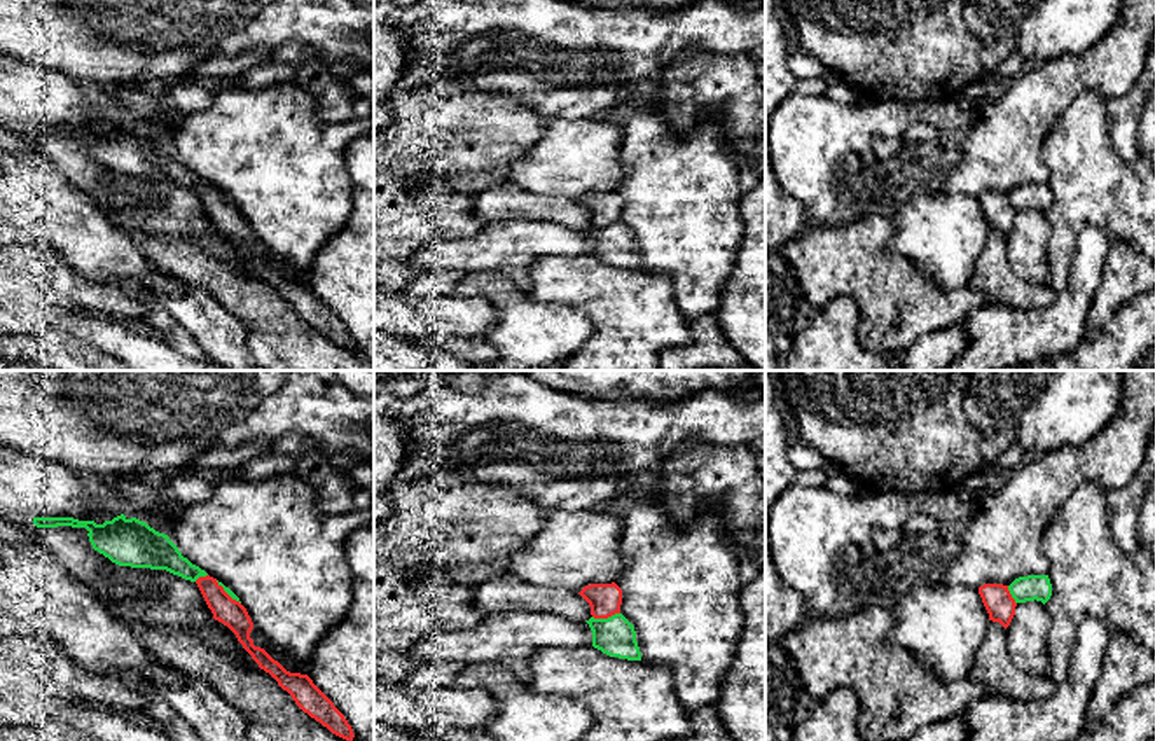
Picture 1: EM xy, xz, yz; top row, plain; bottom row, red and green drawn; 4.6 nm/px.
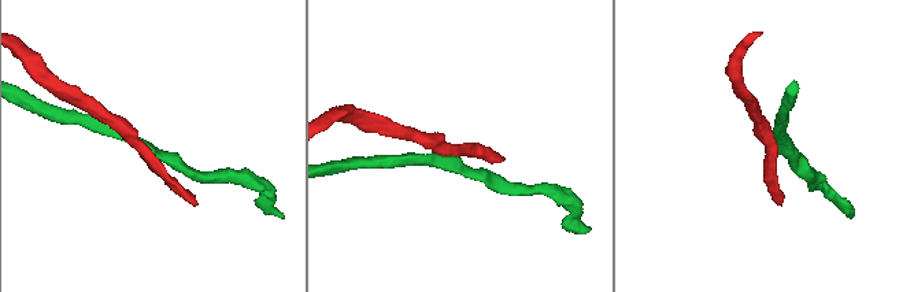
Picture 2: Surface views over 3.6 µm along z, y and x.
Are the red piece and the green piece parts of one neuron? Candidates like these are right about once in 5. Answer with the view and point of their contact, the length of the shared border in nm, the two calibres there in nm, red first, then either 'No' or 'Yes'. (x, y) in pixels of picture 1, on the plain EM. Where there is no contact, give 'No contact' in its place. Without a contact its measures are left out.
Touches red at xz (605, 226). Shared border 130 nm. Thickness 150 nm (red) against 190 nm. No

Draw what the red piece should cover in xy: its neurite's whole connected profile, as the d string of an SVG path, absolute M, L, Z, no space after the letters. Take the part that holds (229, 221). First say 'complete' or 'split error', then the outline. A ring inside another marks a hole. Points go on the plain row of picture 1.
complete; M206 184L196 189L213 227L227 234L252 264L260 278L269 281L278 294L287 299L295 313L311 327L327 336L332 343L353 350L355 343L344 323L334 311L313 292L308 283L290 281L278 269L274 269L264 257L255 255L250 241L253 231L246 217L232 208L217 187Z

